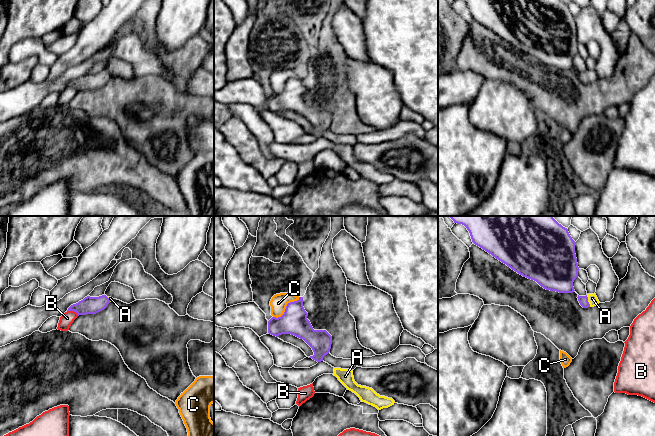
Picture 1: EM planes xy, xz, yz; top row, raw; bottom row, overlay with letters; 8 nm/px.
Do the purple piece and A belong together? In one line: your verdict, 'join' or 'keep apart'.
join

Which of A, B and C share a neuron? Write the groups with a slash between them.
A / B / C

